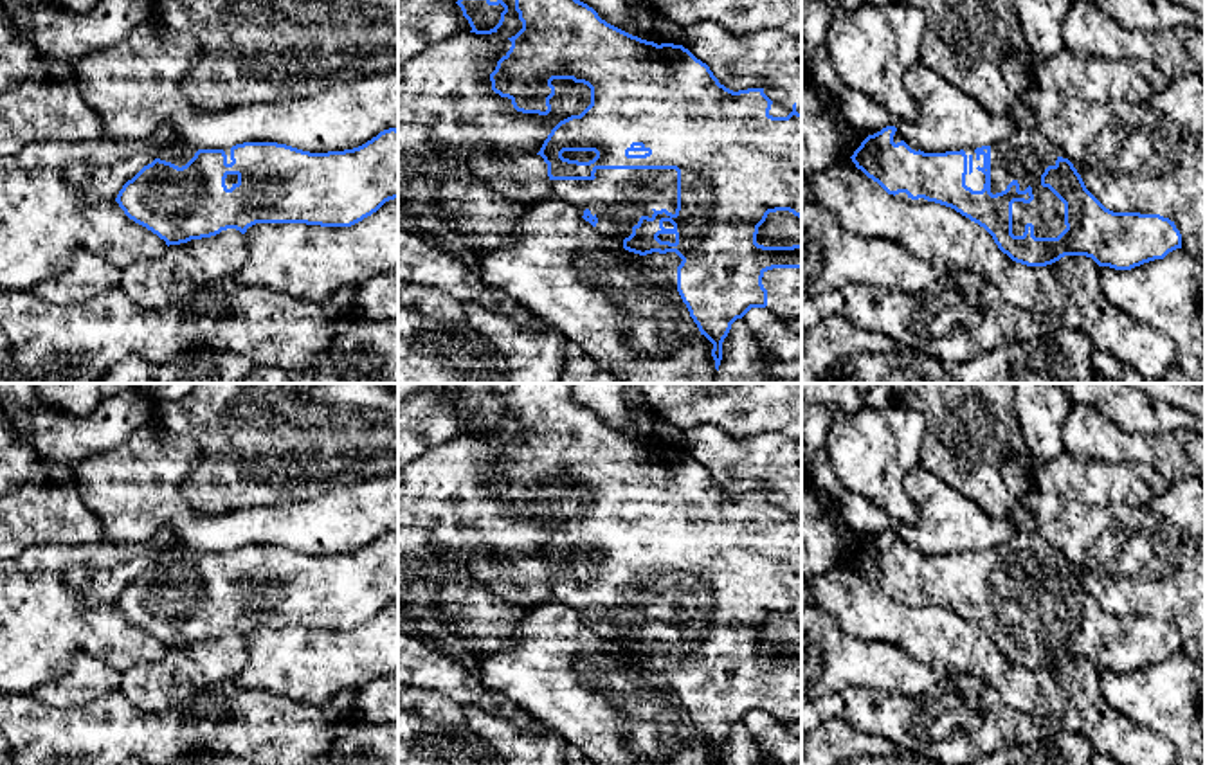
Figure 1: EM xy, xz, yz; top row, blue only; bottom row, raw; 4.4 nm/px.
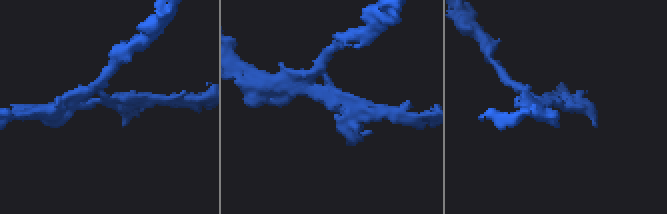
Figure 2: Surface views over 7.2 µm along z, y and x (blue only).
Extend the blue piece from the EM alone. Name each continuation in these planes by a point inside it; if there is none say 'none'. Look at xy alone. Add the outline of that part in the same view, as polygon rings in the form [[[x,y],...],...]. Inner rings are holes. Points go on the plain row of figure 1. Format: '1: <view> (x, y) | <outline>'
1: xy (181, 557) | [[[184,545],[173,547],[169,553],[159,554],[144,562],[144,569],[151,567],[155,562],[171,565],[178,571],[186,569],[196,556],[196,551],[191,551]]]

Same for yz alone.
1: yz (1023, 558) | [[[1012,531],[1012,536],[991,549],[991,596],[1001,596],[1016,583],[1019,594],[1032,590],[1030,607],[1012,607],[1012,637],[1023,639],[1025,628],[1034,628],[1036,641],[1057,641],[1065,632],[1065,607],[1041,589],[1041,578],[1065,554],[1048,545],[1036,531]]]

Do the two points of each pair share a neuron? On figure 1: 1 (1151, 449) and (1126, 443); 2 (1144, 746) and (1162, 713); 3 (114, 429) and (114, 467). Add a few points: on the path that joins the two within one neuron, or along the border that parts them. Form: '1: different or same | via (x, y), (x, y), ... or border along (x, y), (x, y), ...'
1: same | via (1146, 449), (1132, 449)
2: different | border along (1115, 708), (1162, 735), (1173, 746)
3: different | border along (148, 423), (74, 465)

